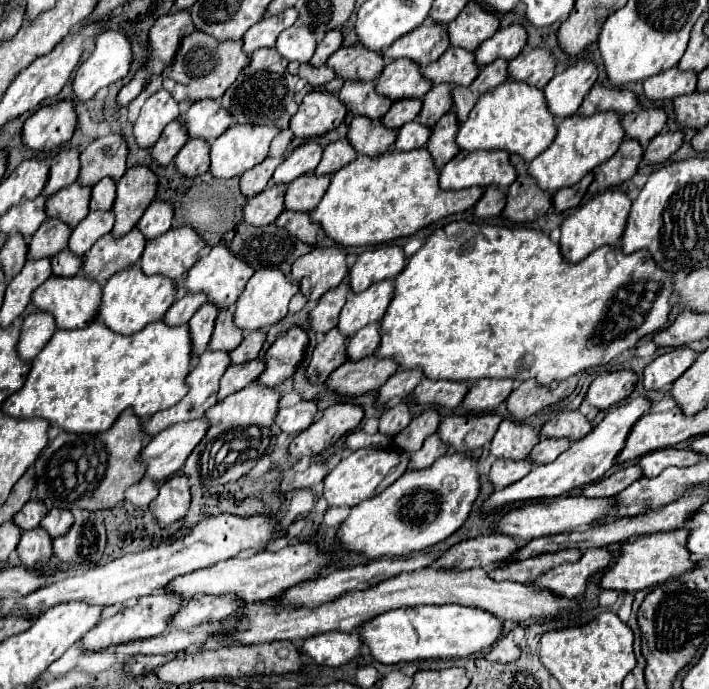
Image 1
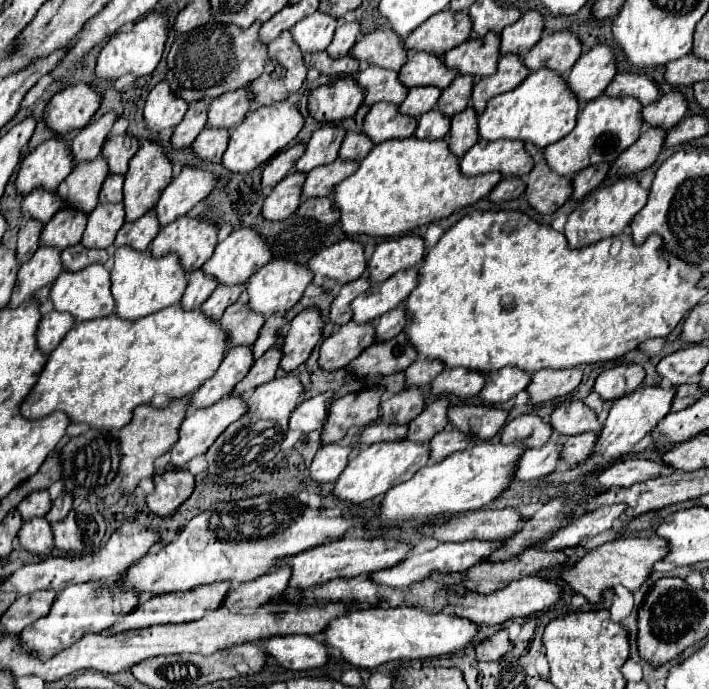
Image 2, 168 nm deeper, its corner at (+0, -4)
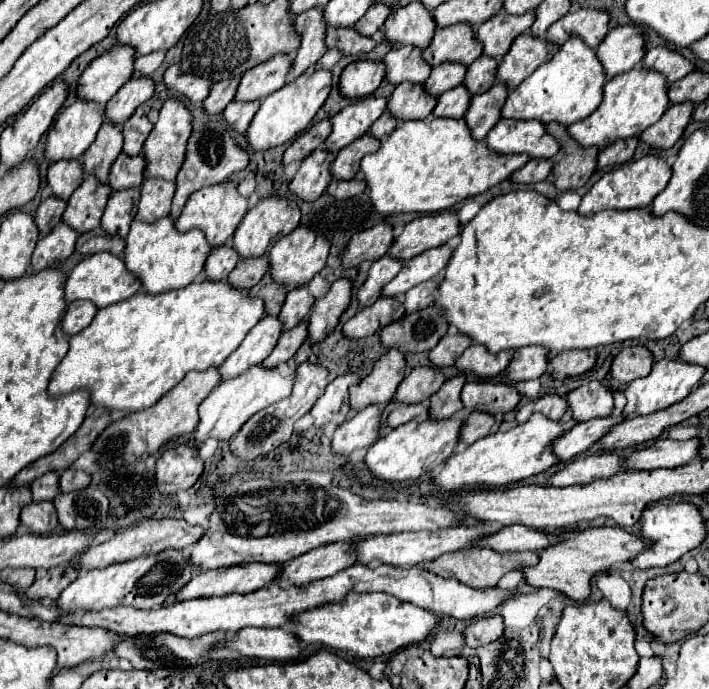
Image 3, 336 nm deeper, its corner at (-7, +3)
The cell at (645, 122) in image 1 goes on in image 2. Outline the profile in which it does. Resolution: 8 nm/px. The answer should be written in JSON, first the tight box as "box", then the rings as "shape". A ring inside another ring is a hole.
{"box":[642,90,686,130],"shape":[[[670,90],[668,94],[660,96],[656,102],[652,102],[650,106],[642,108],[642,120],[644,124],[652,126],[652,128],[662,128],[662,130],[670,130],[674,124],[680,122],[680,118],[686,112],[686,100],[678,90]]]}

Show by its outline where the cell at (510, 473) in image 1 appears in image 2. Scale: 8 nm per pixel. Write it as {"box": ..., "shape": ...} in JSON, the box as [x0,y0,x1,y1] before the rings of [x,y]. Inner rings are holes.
{"box":[514,438,564,482],"shape":[[[556,438],[538,450],[526,450],[520,456],[520,460],[516,462],[514,480],[532,482],[532,480],[538,480],[538,478],[550,474],[560,460],[562,442],[564,442],[564,438]]]}

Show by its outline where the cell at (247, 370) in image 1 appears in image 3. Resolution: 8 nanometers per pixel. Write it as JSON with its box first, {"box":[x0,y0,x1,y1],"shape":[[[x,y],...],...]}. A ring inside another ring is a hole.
{"box":[263,319,309,367],"shape":[[[303,319],[299,325],[295,325],[293,329],[287,329],[281,333],[279,343],[275,345],[273,353],[263,361],[265,367],[277,367],[283,361],[289,361],[297,349],[303,345],[303,341],[307,341],[309,333],[307,333],[307,319]]]}

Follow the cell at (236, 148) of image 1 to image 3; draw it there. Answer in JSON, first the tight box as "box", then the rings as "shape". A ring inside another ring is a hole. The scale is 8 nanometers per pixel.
{"box":[247,69,333,151],"shape":[[[315,69],[313,73],[303,73],[295,81],[283,85],[279,91],[267,95],[261,101],[261,107],[255,113],[255,117],[249,125],[249,131],[247,131],[247,139],[249,139],[251,147],[255,151],[277,147],[277,145],[283,145],[283,143],[291,141],[301,131],[305,131],[309,127],[311,119],[315,117],[315,113],[325,103],[327,95],[331,91],[331,85],[333,85],[331,83],[331,71]]]}

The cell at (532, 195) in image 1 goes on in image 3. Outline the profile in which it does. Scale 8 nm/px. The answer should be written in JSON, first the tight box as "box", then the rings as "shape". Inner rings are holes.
{"box":[547,123,597,191],"shape":[[[549,123],[547,131],[559,141],[563,155],[555,161],[553,177],[555,187],[559,191],[579,189],[583,187],[593,171],[597,169],[597,147],[581,147],[577,141],[569,139],[567,127],[557,127],[557,123]]]}

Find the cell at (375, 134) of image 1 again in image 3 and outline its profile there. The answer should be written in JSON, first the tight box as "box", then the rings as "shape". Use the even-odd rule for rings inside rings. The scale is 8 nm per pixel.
{"box":[387,83,435,121],"shape":[[[399,83],[387,103],[387,109],[393,117],[407,121],[407,119],[425,119],[433,113],[435,97],[425,91],[423,83]]]}

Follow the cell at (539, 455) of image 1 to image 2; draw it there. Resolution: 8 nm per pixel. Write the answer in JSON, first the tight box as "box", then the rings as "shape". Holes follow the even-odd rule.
{"box":[560,432,598,466],"shape":[[[584,432],[584,434],[578,434],[578,436],[566,438],[564,446],[562,446],[560,462],[568,464],[568,466],[576,466],[576,464],[584,462],[584,458],[592,452],[596,436],[598,436],[596,432]]]}

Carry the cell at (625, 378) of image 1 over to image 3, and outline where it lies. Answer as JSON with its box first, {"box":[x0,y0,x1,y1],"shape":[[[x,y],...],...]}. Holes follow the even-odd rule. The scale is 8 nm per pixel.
{"box":[611,347,653,383],"shape":[[[625,347],[619,351],[619,355],[613,359],[611,365],[611,377],[619,383],[631,383],[643,375],[647,375],[653,367],[653,355],[647,347]]]}

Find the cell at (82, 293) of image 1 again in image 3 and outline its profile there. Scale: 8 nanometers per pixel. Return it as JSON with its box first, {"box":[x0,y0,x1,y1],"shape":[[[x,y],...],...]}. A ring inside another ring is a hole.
{"box":[65,253,141,309],"shape":[[[95,253],[87,259],[83,259],[67,277],[65,283],[65,297],[67,301],[77,301],[77,299],[89,299],[91,303],[95,303],[99,309],[119,303],[123,299],[133,297],[137,291],[141,289],[141,283],[137,283],[137,279],[133,279],[133,275],[129,275],[129,271],[125,271],[125,261],[119,255],[113,253]]]}

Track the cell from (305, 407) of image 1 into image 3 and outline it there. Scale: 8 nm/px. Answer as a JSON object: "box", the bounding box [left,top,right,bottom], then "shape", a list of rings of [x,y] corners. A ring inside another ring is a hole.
{"box":[311,373,361,427],"shape":[[[349,373],[349,375],[335,377],[327,385],[323,397],[311,409],[311,415],[313,415],[317,427],[323,427],[327,423],[341,425],[347,419],[347,415],[351,411],[351,405],[349,405],[349,387],[357,385],[359,381],[361,381],[361,377]]]}

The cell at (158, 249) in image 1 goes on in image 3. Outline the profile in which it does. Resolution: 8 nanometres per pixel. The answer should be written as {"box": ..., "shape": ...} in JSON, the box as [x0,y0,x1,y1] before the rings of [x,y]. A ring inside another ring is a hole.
{"box":[177,181,247,247],"shape":[[[223,181],[211,187],[203,187],[189,197],[189,201],[183,207],[181,217],[177,219],[177,229],[179,231],[201,229],[207,235],[207,241],[211,243],[211,247],[219,247],[233,237],[245,213],[247,213],[247,197],[239,195],[237,185],[233,181]]]}

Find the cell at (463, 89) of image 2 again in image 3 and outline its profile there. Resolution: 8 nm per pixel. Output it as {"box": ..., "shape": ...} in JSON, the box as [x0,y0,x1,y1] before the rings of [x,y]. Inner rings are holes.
{"box":[463,55,497,95],"shape":[[[481,55],[479,59],[475,59],[469,67],[467,67],[467,75],[463,85],[471,91],[471,95],[483,93],[487,89],[493,87],[495,83],[495,73],[497,73],[497,59]]]}

